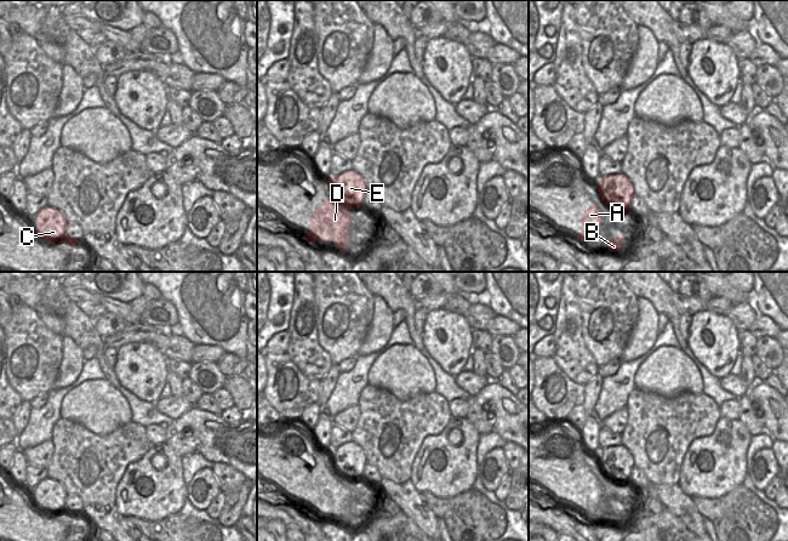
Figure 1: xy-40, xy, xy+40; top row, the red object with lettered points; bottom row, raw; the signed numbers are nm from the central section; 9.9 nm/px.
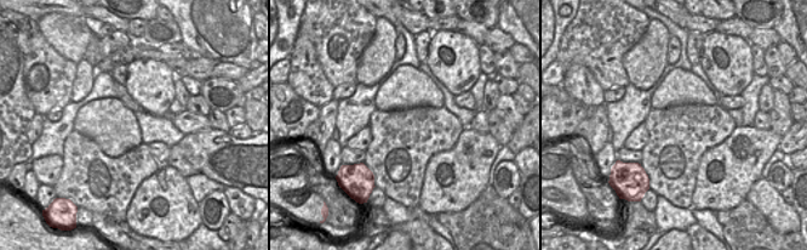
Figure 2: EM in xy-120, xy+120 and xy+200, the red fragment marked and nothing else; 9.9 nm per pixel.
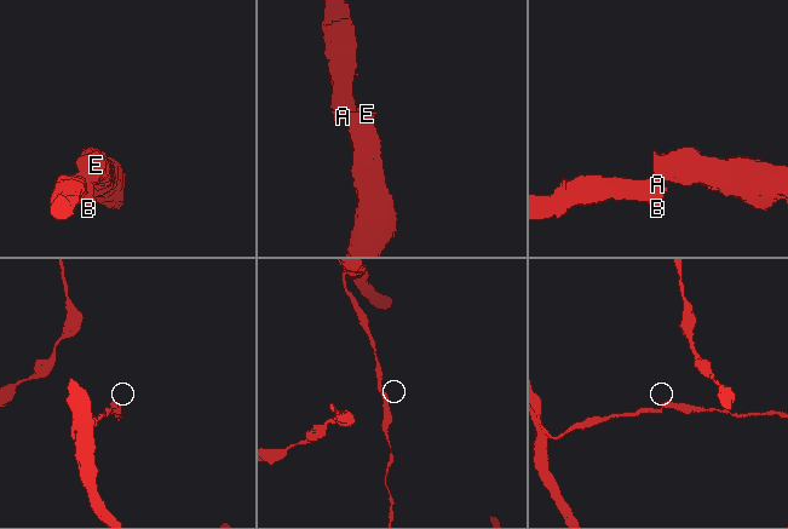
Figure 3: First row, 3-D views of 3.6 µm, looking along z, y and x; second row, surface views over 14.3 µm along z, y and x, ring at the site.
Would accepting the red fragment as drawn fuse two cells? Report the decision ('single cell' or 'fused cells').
single cell

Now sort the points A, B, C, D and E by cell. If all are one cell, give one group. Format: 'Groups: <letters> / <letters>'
Groups: A B C D E

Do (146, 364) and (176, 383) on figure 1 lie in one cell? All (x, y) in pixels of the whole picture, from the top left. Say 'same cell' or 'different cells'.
different cells

